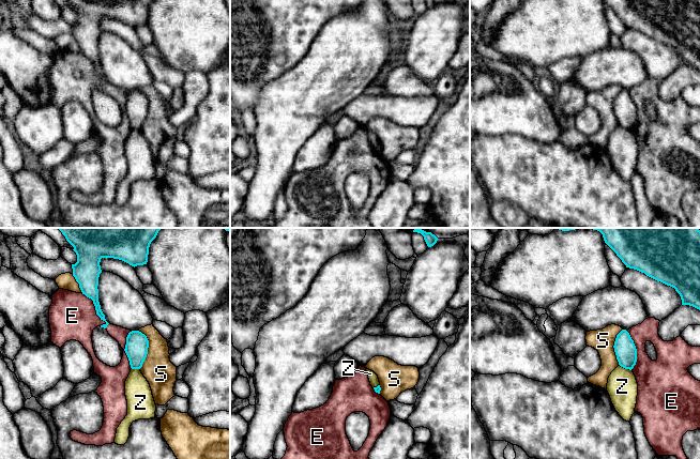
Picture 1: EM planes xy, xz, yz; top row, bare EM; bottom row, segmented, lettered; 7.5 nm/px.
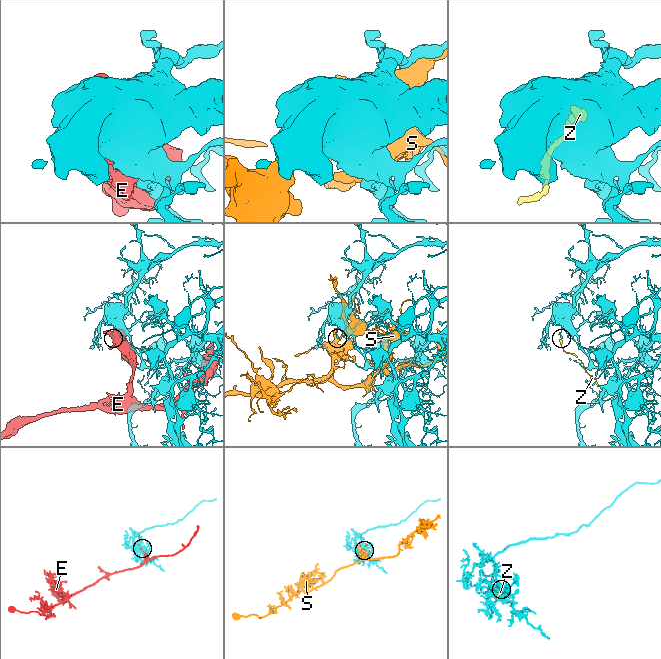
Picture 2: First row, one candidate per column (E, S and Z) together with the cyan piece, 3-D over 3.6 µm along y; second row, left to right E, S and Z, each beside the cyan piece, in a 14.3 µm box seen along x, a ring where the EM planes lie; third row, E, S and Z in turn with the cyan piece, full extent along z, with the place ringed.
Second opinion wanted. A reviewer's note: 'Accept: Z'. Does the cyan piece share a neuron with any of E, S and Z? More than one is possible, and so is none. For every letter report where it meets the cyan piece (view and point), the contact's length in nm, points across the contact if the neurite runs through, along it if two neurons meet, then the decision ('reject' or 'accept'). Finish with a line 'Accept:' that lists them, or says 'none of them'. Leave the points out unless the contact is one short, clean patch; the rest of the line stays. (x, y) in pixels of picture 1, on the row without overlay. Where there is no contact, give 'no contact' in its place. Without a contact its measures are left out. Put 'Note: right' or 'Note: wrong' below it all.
E: xy (95, 70) | 320 nm | reject
S: xy (147, 109) | 300 nm | reject
Z: yz (625, 128) | 110 nm | along yz (619, 124), (630, 131) | reject
Accept: none of them
Note: wrong

